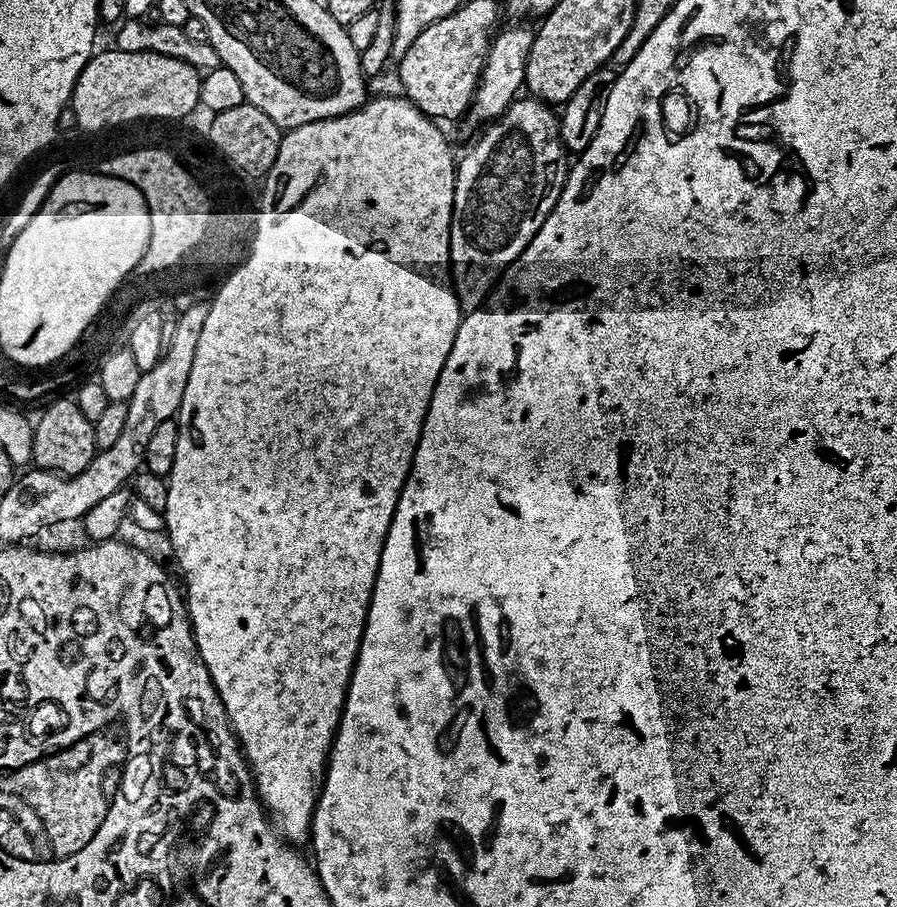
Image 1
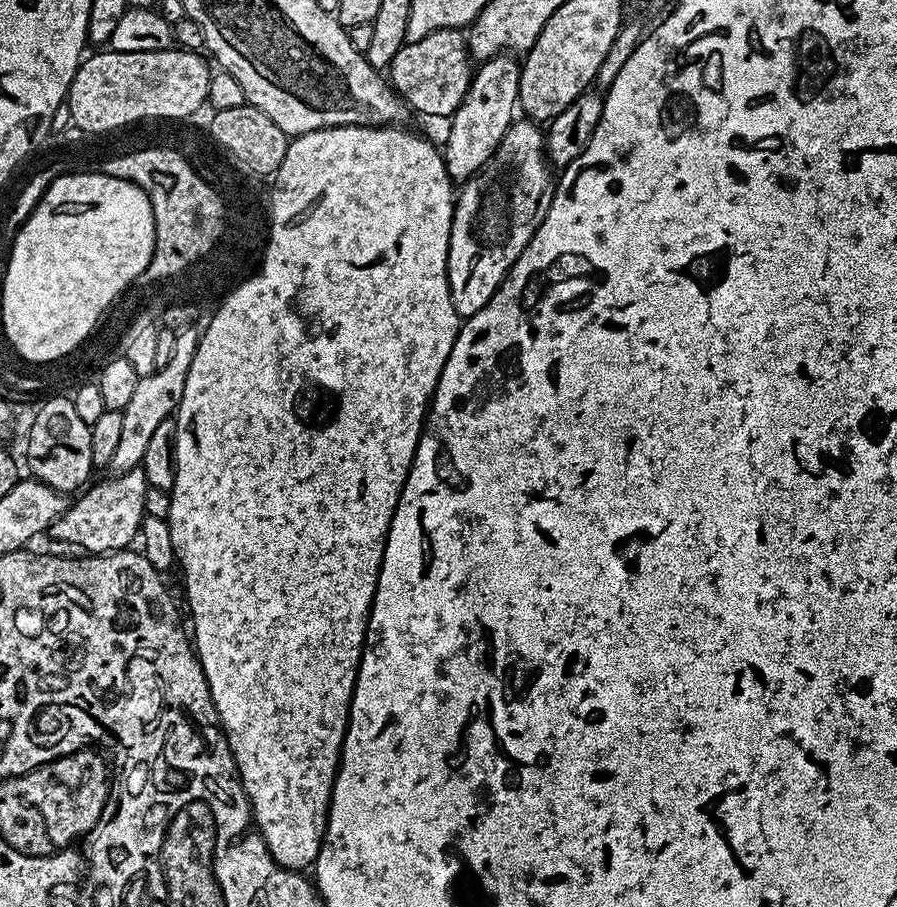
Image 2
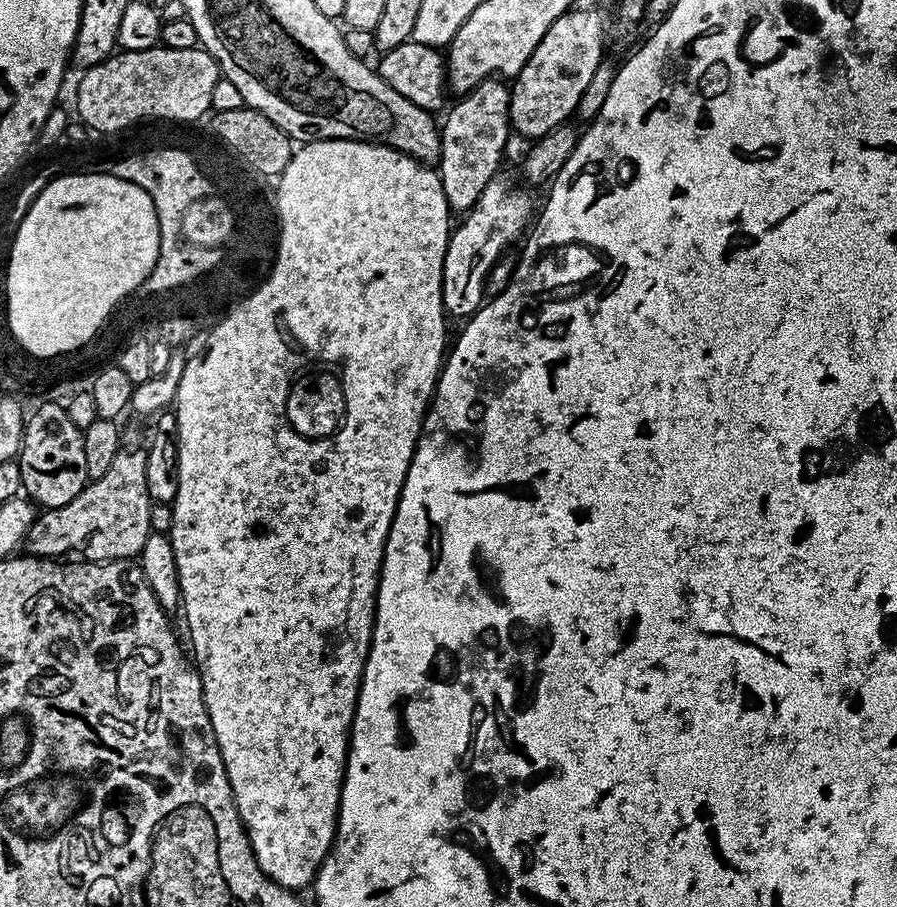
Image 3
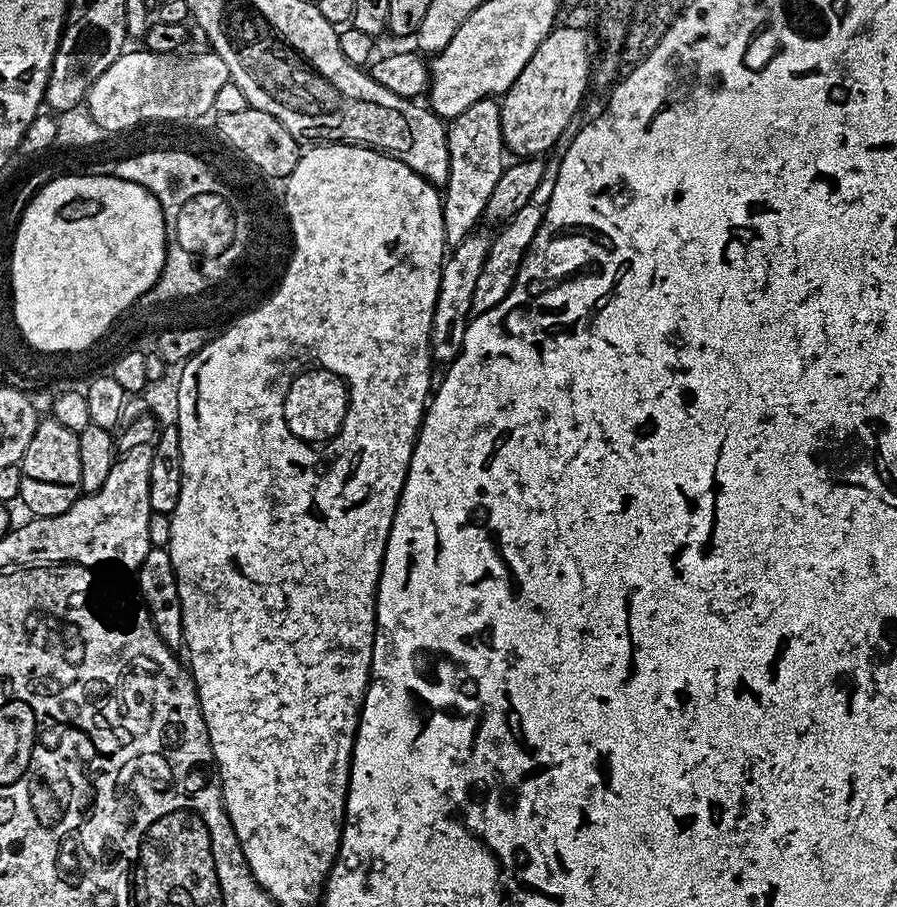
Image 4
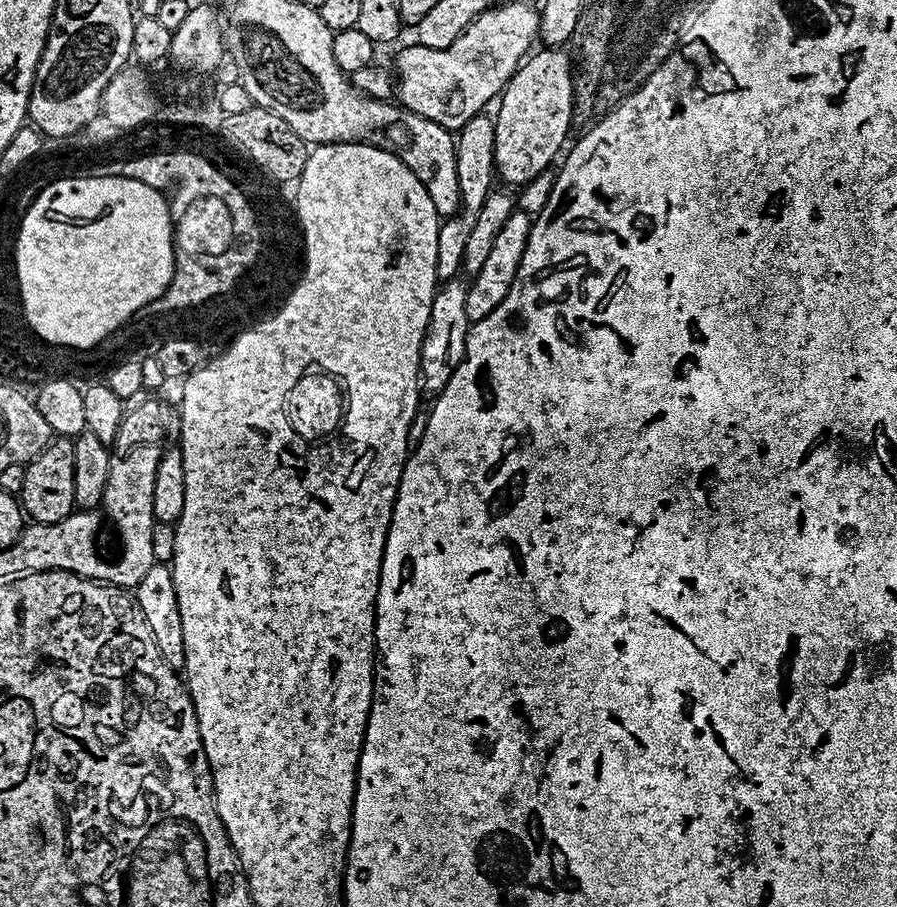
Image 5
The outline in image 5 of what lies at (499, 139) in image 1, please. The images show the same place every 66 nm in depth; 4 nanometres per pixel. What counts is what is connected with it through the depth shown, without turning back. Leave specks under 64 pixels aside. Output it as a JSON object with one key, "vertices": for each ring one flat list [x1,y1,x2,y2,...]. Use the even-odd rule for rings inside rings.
{"vertices":[[463,279,447,280,439,285,430,306,430,322,420,351,420,379,425,393,438,394,450,382,454,370,464,360,468,341,469,320,466,316,466,296,468,289]]}

